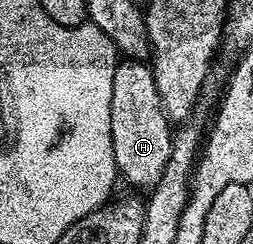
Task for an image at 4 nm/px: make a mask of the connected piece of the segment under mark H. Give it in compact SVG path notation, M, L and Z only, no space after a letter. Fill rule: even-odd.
M123 58L116 63L113 70L113 102L109 102L109 126L113 134L113 158L120 177L123 176L135 188L150 190L161 178L165 170L165 162L169 162L173 125L167 119L161 106L161 94L157 94L155 73L150 63L139 58Z

